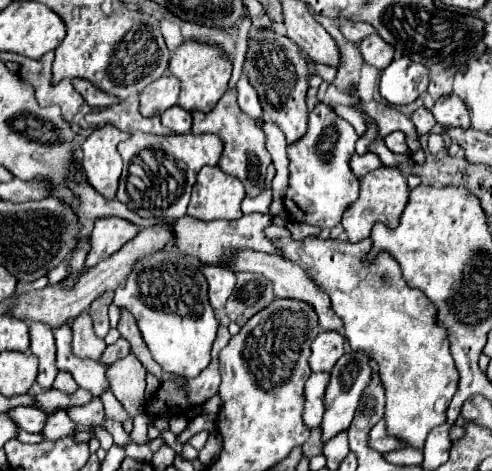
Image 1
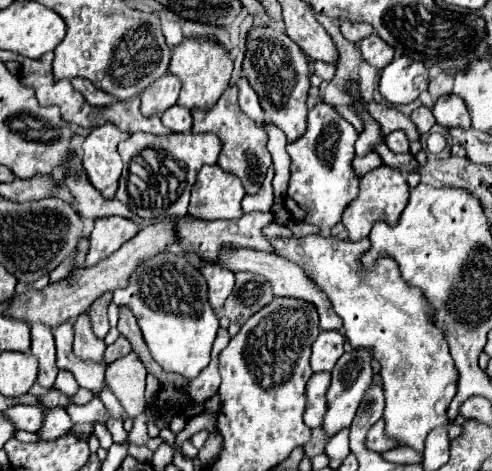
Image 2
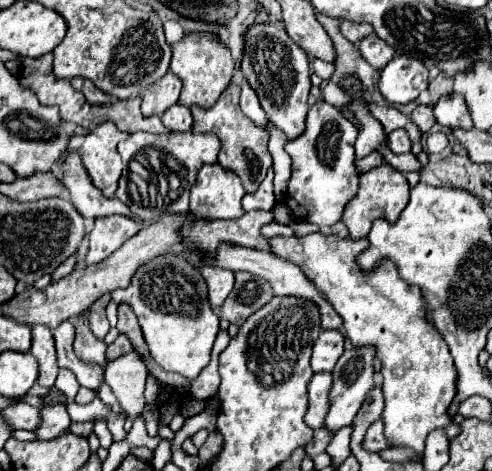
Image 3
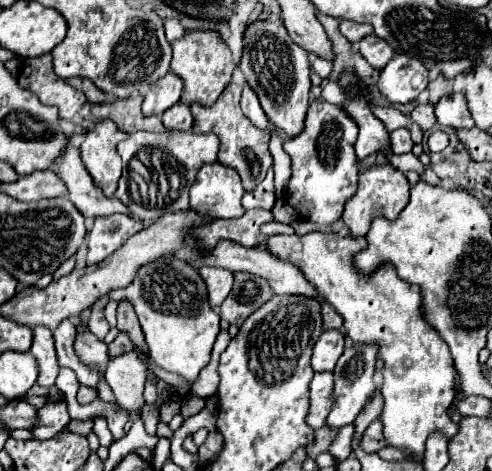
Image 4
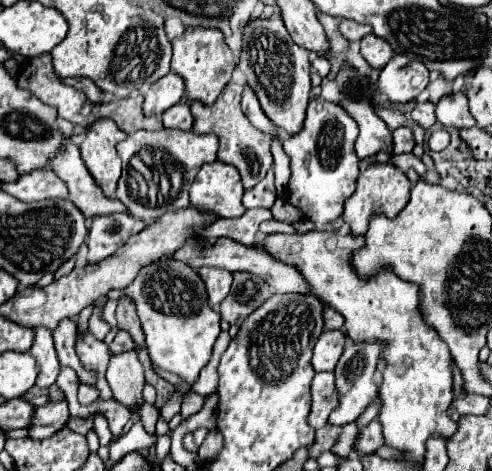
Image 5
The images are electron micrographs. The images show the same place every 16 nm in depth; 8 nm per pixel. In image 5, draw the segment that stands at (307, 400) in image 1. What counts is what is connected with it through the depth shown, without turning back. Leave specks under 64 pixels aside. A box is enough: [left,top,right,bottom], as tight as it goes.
[308,372,336,428]

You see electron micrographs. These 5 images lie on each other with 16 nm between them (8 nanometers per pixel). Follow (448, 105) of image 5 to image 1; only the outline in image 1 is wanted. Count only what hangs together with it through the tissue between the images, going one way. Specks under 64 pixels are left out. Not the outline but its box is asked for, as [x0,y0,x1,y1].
[432,94,470,128]

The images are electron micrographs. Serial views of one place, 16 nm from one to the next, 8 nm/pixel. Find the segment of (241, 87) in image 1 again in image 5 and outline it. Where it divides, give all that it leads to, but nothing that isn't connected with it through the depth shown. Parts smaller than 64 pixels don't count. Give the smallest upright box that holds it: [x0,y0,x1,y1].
[242,86,278,134]

